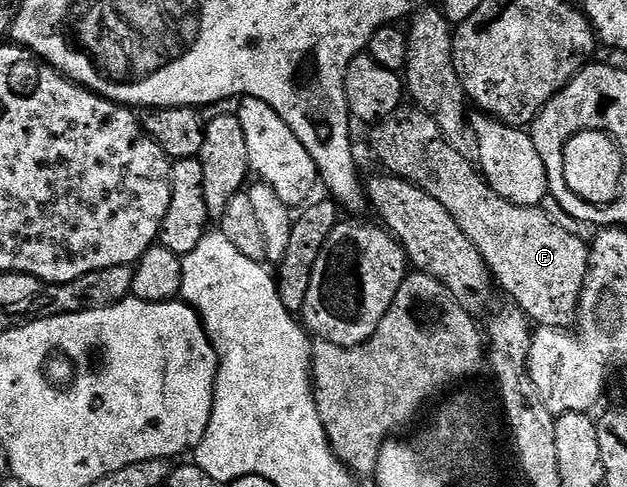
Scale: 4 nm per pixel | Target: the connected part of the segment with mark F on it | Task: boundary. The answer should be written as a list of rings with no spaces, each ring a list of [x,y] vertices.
[[[412,104],[402,105],[400,110],[396,110],[389,118],[385,118],[372,127],[373,130],[373,150],[377,153],[377,158],[386,166],[390,175],[407,180],[411,184],[415,184],[419,188],[423,188],[423,192],[427,192],[427,196],[435,196],[435,200],[439,200],[439,204],[443,204],[443,208],[447,208],[447,212],[451,216],[451,220],[455,220],[455,224],[459,224],[459,228],[463,232],[463,236],[467,236],[467,240],[471,240],[471,244],[475,244],[475,248],[479,252],[479,256],[483,256],[483,260],[489,265],[489,273],[492,281],[497,282],[503,289],[509,293],[508,301],[514,306],[518,306],[529,319],[530,323],[536,324],[538,327],[543,326],[559,326],[562,328],[572,327],[575,319],[579,314],[579,303],[581,301],[581,285],[585,283],[585,277],[589,271],[589,252],[590,247],[577,234],[572,234],[568,229],[568,225],[557,221],[556,217],[551,216],[541,206],[520,206],[519,204],[511,204],[507,200],[503,200],[503,196],[499,196],[481,177],[478,167],[472,161],[468,162],[462,151],[454,148],[449,143],[449,139],[443,136],[443,132],[439,128],[439,124],[435,124],[435,120],[431,120],[431,116],[427,116],[427,112],[418,110]]]

